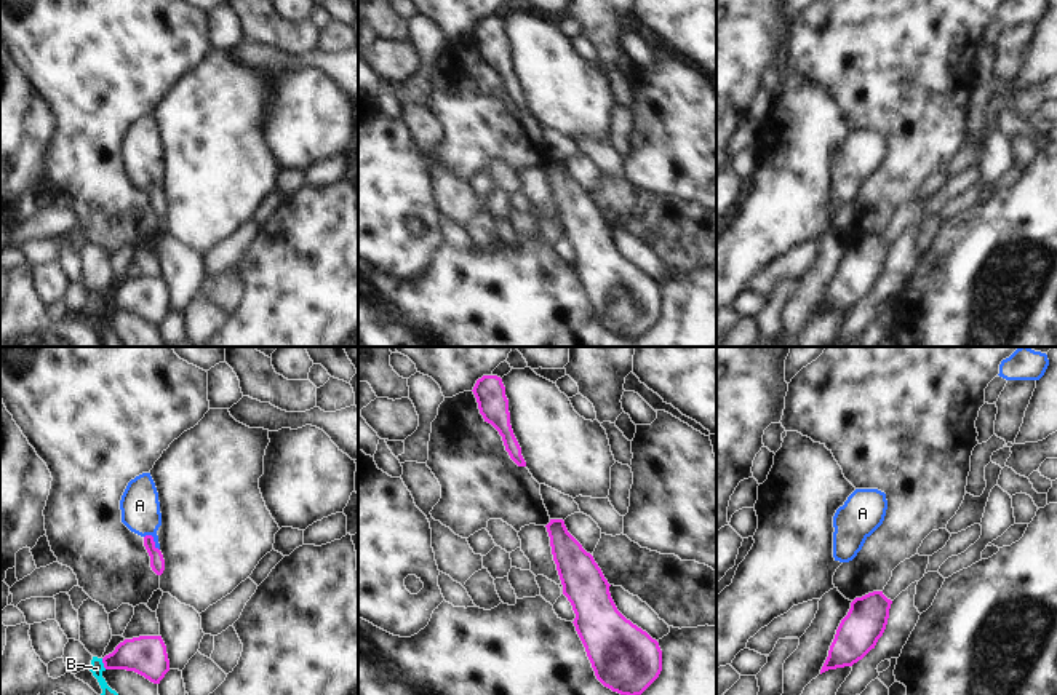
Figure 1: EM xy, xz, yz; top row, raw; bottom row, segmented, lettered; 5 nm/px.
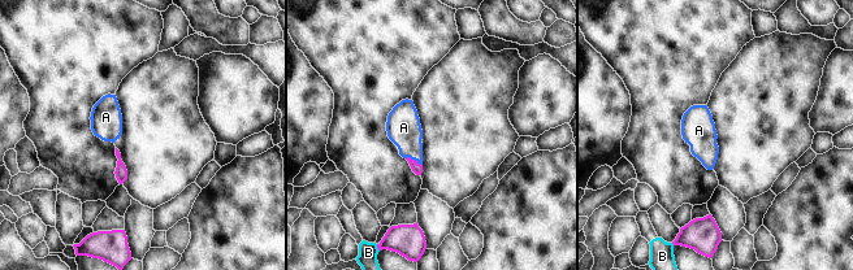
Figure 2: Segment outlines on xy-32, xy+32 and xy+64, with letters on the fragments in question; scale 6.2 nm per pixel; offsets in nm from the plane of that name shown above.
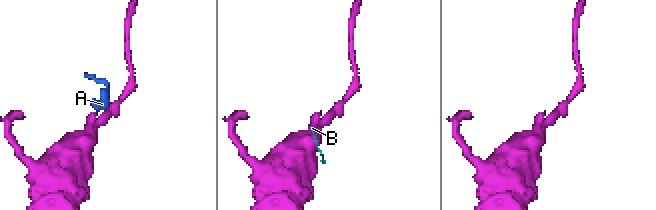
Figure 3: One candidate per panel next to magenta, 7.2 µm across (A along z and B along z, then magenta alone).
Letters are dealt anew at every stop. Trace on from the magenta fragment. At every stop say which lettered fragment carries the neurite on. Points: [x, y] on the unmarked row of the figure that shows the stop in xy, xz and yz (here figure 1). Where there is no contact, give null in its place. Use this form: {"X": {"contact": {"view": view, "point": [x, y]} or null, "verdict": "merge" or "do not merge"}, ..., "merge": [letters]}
{"A": {"contact": {"view": "xy", "point": [152, 182]}, "verdict": "merge"}, "B": {"contact": {"view": "xy", "point": [103, 304]}, "verdict": "do not merge"}, "merge": ["A"]}

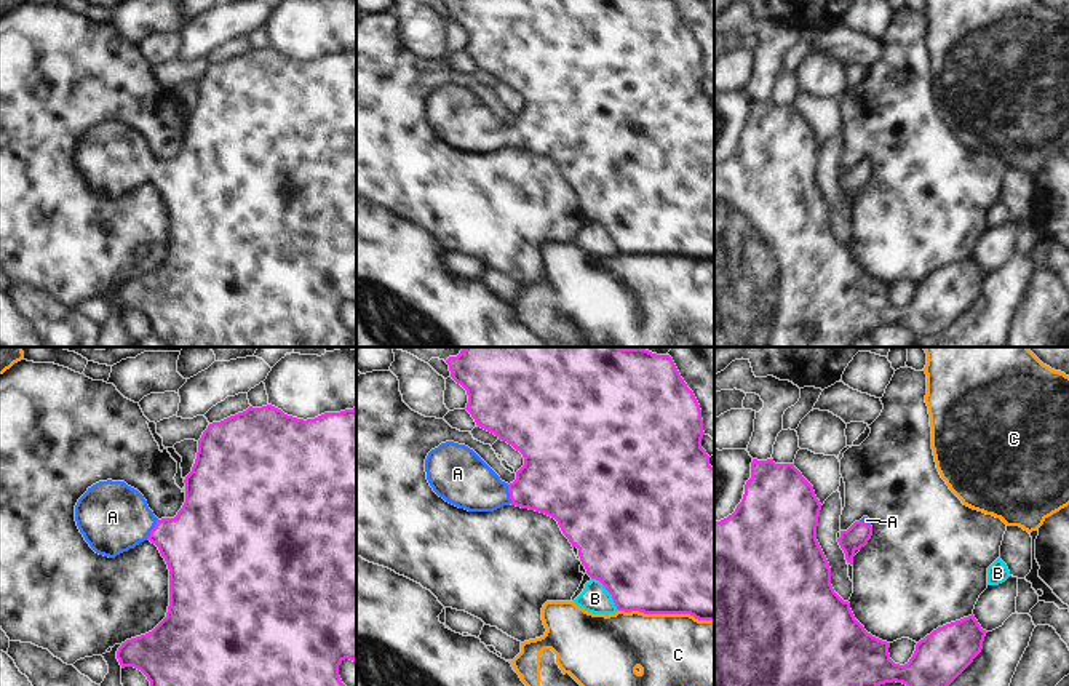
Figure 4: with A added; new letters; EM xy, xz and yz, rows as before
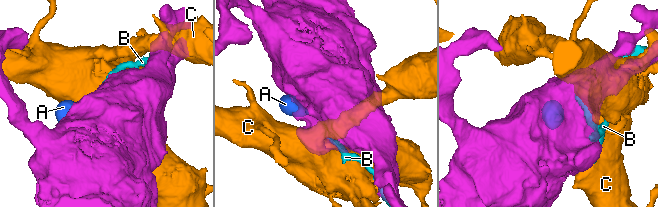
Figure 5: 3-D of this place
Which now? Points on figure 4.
{"A": {"contact": {"view": "xy", "point": [152, 171]}, "verdict": "merge"}, "B": {"contact": {"view": "xz", "point": [608, 232]}, "verdict": "do not merge"}, "C": {"contact": {"view": "xz", "point": [667, 255]}, "verdict": "do not merge"}, "merge": ["A"]}

